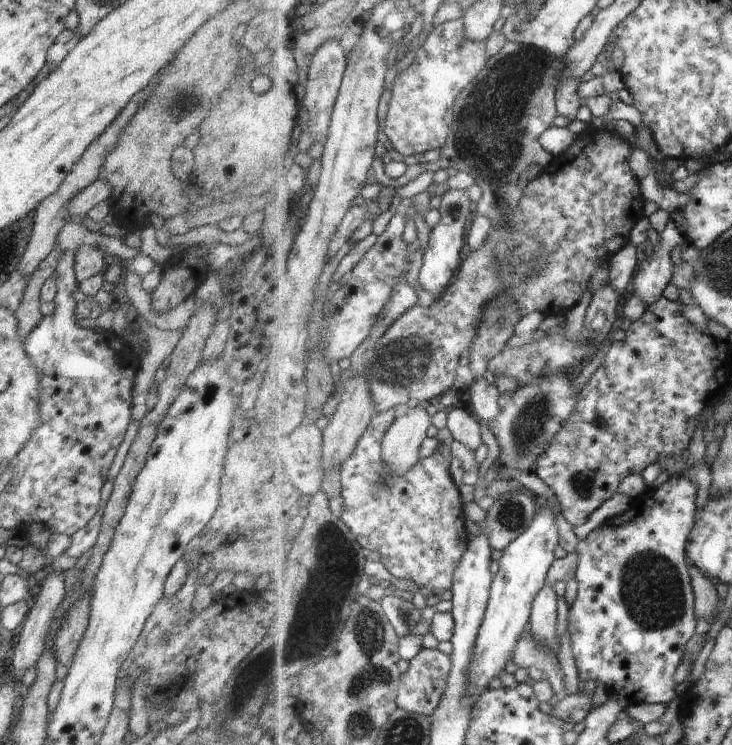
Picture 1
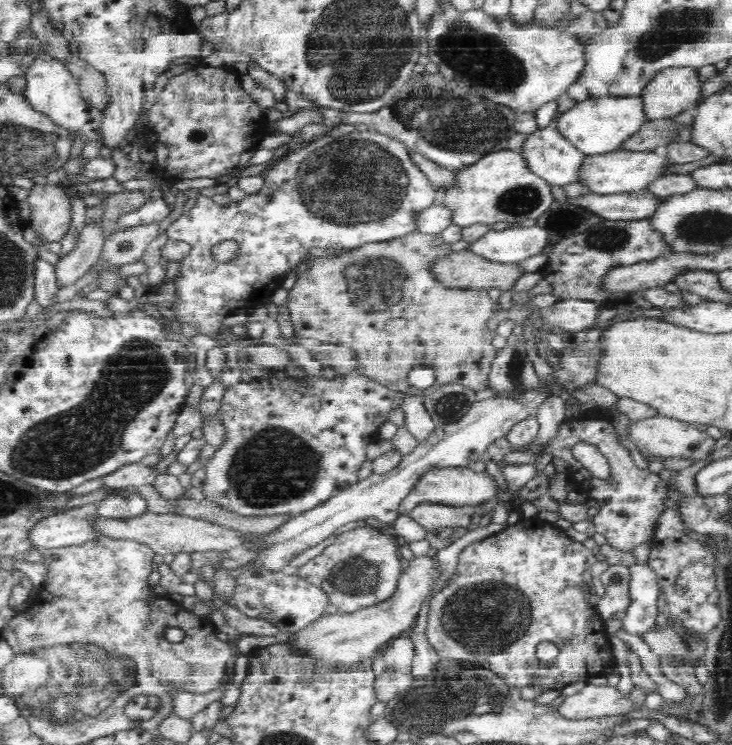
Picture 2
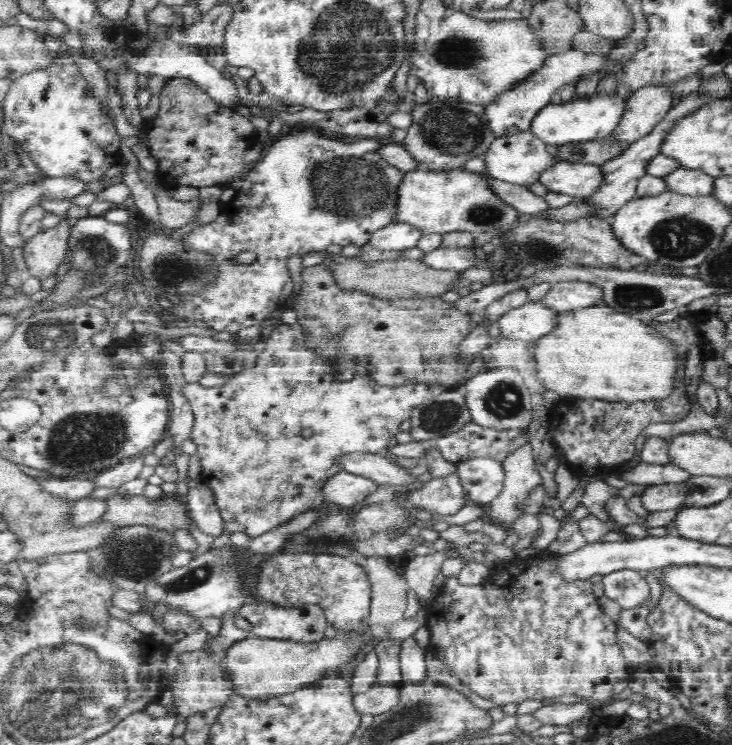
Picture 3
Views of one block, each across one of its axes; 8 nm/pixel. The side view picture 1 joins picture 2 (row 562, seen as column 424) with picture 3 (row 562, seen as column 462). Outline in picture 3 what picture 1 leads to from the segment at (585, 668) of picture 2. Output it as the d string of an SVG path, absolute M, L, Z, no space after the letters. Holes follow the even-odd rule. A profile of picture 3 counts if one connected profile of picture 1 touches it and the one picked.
M546 549L539 550L539 552L540 554L524 558L524 560L521 560L519 556L515 556L513 560L496 564L494 569L490 570L488 578L482 580L480 584L462 584L458 580L459 576L446 576L444 586L439 590L440 594L433 597L425 606L425 628L430 633L429 650L451 668L452 674L455 674L464 687L483 699L491 700L498 705L520 704L526 700L543 701L565 695L577 695L582 699L606 702L613 695L614 685L620 680L630 682L629 678L636 670L628 665L622 654L622 648L616 641L617 624L603 612L598 603L598 598L594 596L592 585L595 583L595 578L575 578L575 580L569 581L565 578L562 570L562 560L566 556L558 556L558 554L548 552Z

